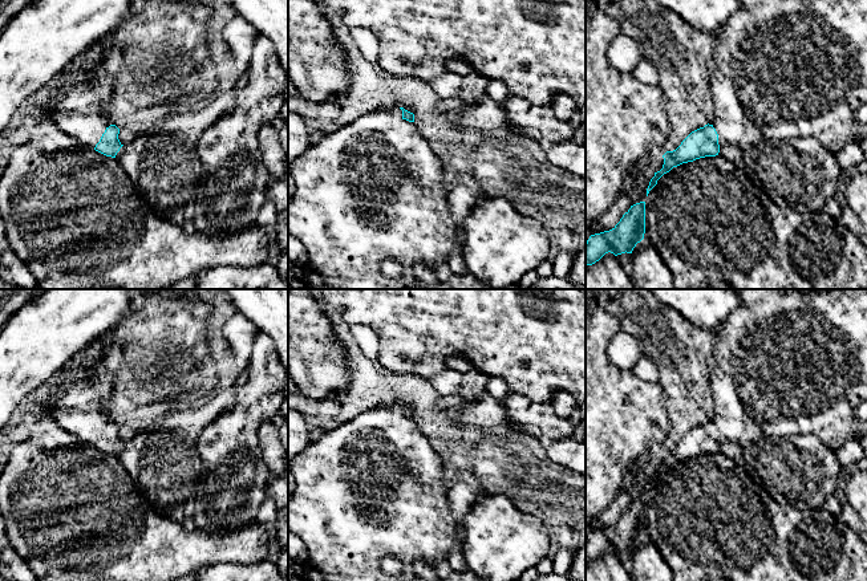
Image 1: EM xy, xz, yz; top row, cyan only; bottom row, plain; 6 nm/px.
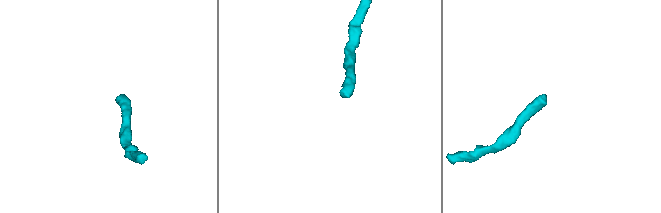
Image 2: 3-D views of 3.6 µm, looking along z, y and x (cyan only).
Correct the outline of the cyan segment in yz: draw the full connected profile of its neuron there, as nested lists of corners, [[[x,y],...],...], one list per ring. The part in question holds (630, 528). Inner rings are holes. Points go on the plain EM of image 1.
[[[645,499],[636,500],[609,528],[591,532],[586,540],[586,562],[599,558],[605,550],[632,550],[645,531]]]

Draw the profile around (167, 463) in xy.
[[[141,431],[116,452],[131,479],[147,488],[154,511],[183,524],[193,517],[200,482],[195,442],[170,431]]]

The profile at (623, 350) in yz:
[[[620,330],[607,348],[609,361],[619,369],[632,369],[641,355],[639,342],[635,334]]]

